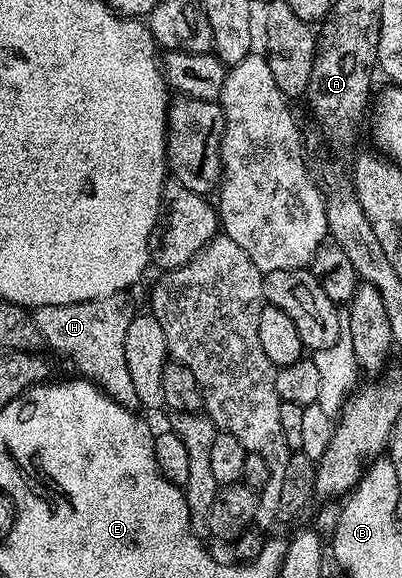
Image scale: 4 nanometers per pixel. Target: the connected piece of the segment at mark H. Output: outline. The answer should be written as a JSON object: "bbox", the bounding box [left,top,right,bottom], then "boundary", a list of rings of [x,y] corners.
{"bbox":[32,292,141,411],"boundary":[[[122,292],[111,296],[99,296],[95,300],[83,300],[75,304],[51,304],[32,311],[35,328],[39,328],[42,343],[61,354],[73,357],[73,366],[86,382],[93,382],[97,389],[123,408],[136,411],[141,406],[139,396],[127,369],[127,324],[135,317],[132,293]]]}

